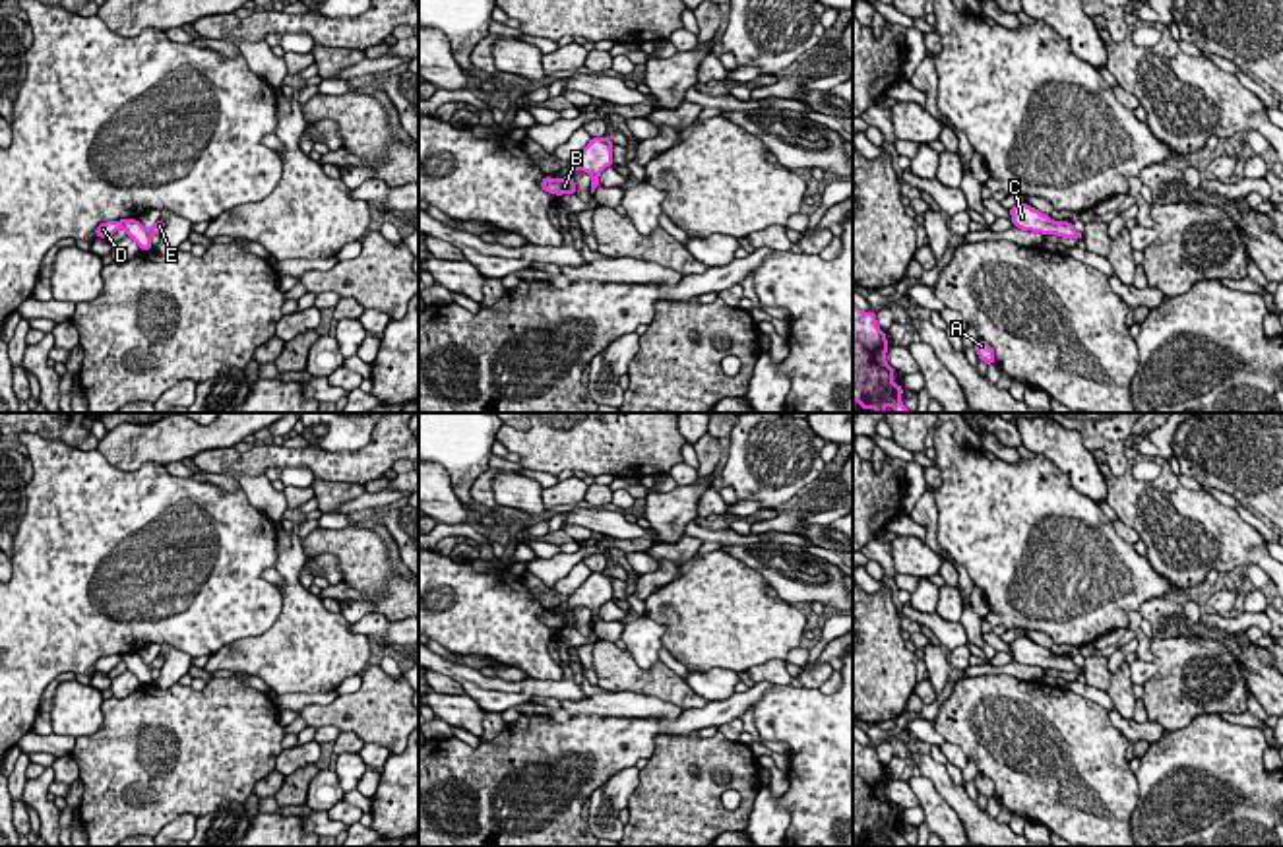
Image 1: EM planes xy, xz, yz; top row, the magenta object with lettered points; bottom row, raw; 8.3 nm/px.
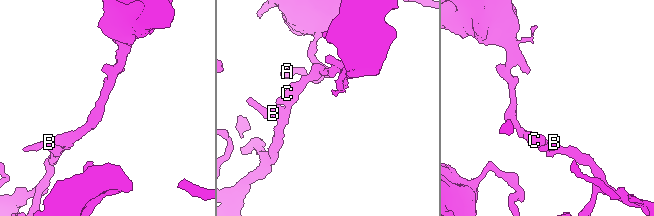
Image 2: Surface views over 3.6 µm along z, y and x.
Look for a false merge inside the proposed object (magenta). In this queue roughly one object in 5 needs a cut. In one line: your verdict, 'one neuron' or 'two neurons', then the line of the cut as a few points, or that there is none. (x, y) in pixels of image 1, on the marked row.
one neuron | no cut

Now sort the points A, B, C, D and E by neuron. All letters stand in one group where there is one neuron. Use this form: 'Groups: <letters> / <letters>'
Groups: A B C D E

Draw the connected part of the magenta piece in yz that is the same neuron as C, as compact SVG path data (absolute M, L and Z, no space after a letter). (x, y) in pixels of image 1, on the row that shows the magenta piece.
M1017 204L1008 211L1012 215L1014 227L1021 231L1083 240L1083 233L1078 233L1072 223L1052 221L1050 215L1041 213L1029 204Z

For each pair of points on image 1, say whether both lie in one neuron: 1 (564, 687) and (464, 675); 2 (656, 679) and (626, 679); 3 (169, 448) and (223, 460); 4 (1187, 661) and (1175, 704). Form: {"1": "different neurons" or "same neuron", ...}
{"1": "same neuron", "2": "same neuron", "3": "different neurons", "4": "same neuron"}

